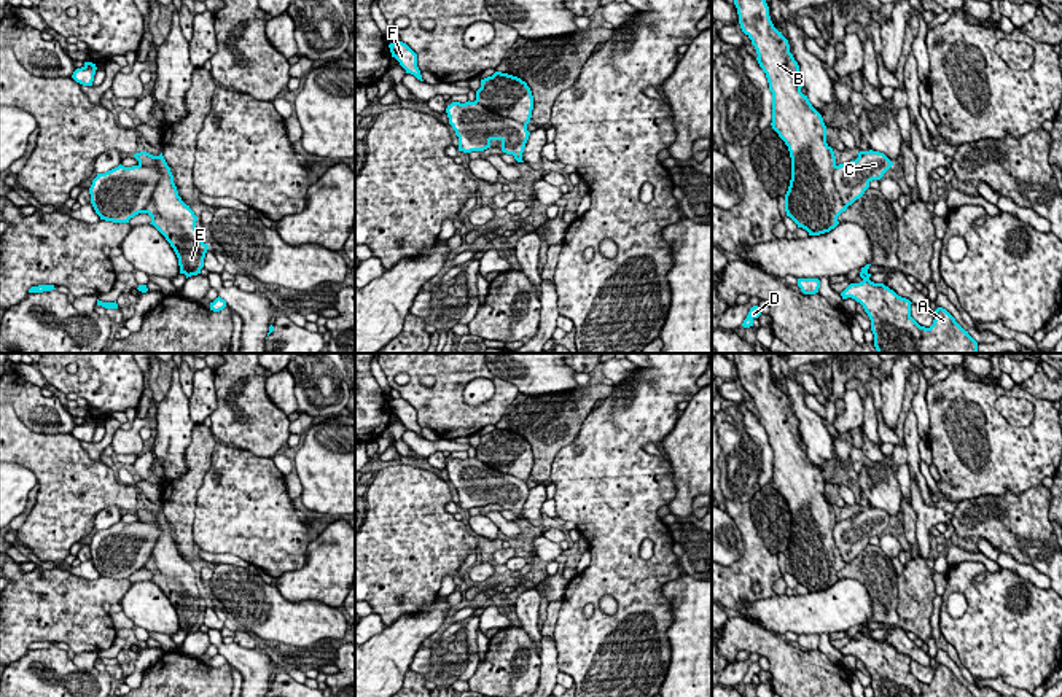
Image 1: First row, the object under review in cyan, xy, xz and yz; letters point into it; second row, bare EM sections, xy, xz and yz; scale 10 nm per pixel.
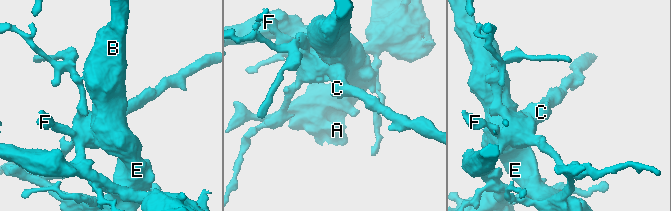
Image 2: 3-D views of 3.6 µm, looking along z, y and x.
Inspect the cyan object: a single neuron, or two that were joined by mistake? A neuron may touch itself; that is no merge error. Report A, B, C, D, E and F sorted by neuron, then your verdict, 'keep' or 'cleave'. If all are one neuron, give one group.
groups A B E / C D F; cleave

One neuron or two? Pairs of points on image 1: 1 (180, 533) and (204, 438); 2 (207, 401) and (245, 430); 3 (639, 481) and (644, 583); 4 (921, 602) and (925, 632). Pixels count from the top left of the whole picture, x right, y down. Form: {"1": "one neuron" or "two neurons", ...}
{"1": "one neuron", "2": "two neurons", "3": "one neuron", "4": "one neuron"}

